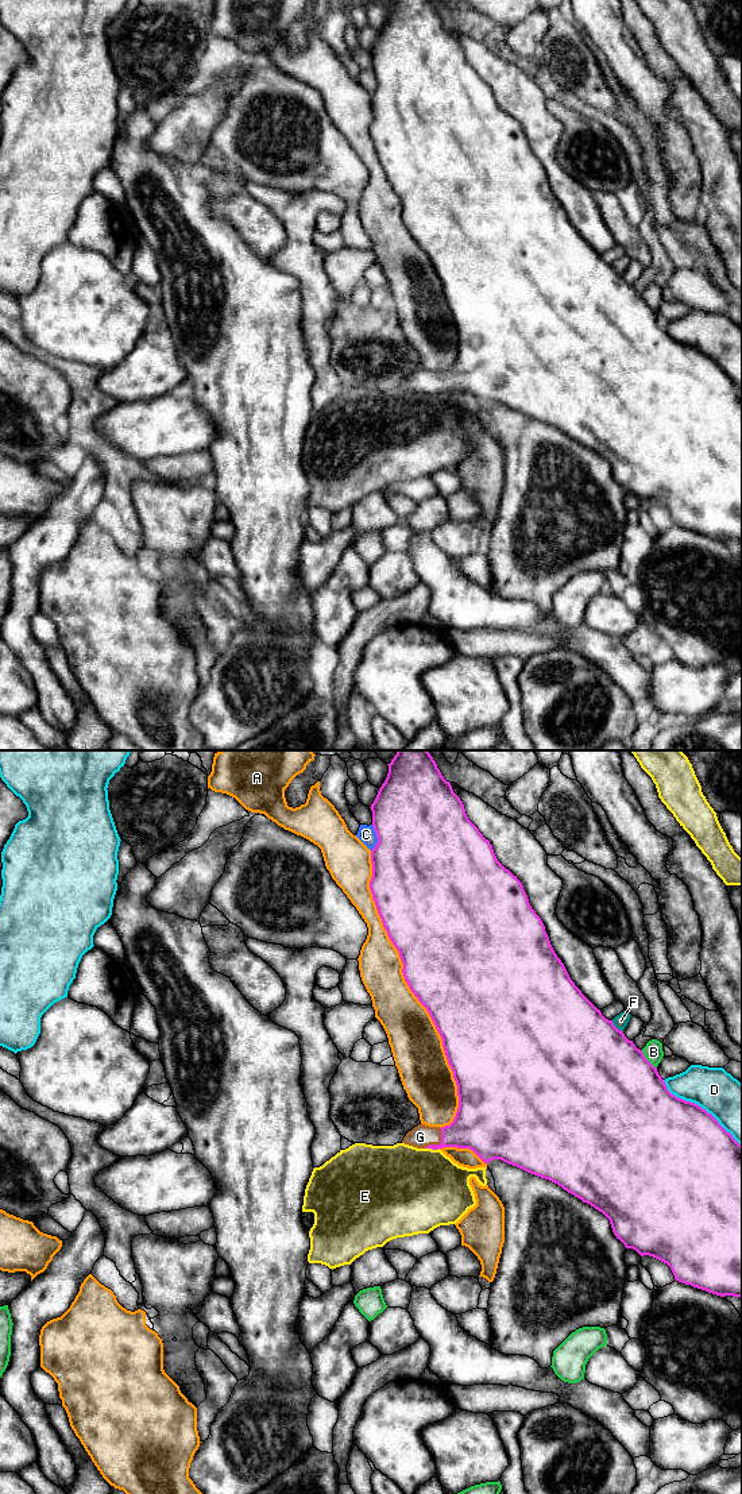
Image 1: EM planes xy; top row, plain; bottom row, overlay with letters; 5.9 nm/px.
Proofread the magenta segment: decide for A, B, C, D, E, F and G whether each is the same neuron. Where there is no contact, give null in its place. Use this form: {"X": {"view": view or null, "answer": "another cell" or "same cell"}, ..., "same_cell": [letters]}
{"A": {"view": "xy", "answer": "another cell"}, "B": {"view": "xy", "answer": "another cell"}, "C": {"view": "xy", "answer": "another cell"}, "D": {"view": "xy", "answer": "another cell"}, "E": {"view": "xy", "answer": "another cell"}, "F": {"view": "xy", "answer": "another cell"}, "G": {"view": "xy", "answer": "same cell"}, "same_cell": ["G"]}

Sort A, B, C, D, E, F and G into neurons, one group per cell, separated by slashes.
A / B / C / D / E / F / G

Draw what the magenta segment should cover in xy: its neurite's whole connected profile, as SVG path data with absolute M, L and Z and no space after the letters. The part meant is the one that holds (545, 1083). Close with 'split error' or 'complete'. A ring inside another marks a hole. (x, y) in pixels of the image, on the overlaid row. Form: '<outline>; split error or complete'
M398 750L387 765L387 777L370 807L378 838L371 850L370 889L383 927L399 953L405 981L429 1012L443 1039L459 1096L459 1108L449 1126L440 1128L421 1123L406 1134L402 1143L432 1150L469 1149L484 1163L501 1159L549 1180L602 1212L610 1220L614 1235L626 1248L666 1263L676 1281L720 1297L742 1297L742 1146L706 1109L672 1095L657 1068L645 1058L642 1050L637 1049L612 1020L606 1019L575 985L554 953L541 918L532 908L522 883L498 861L490 841L468 819L463 802L453 792L451 783L444 779L430 753Z; split error

